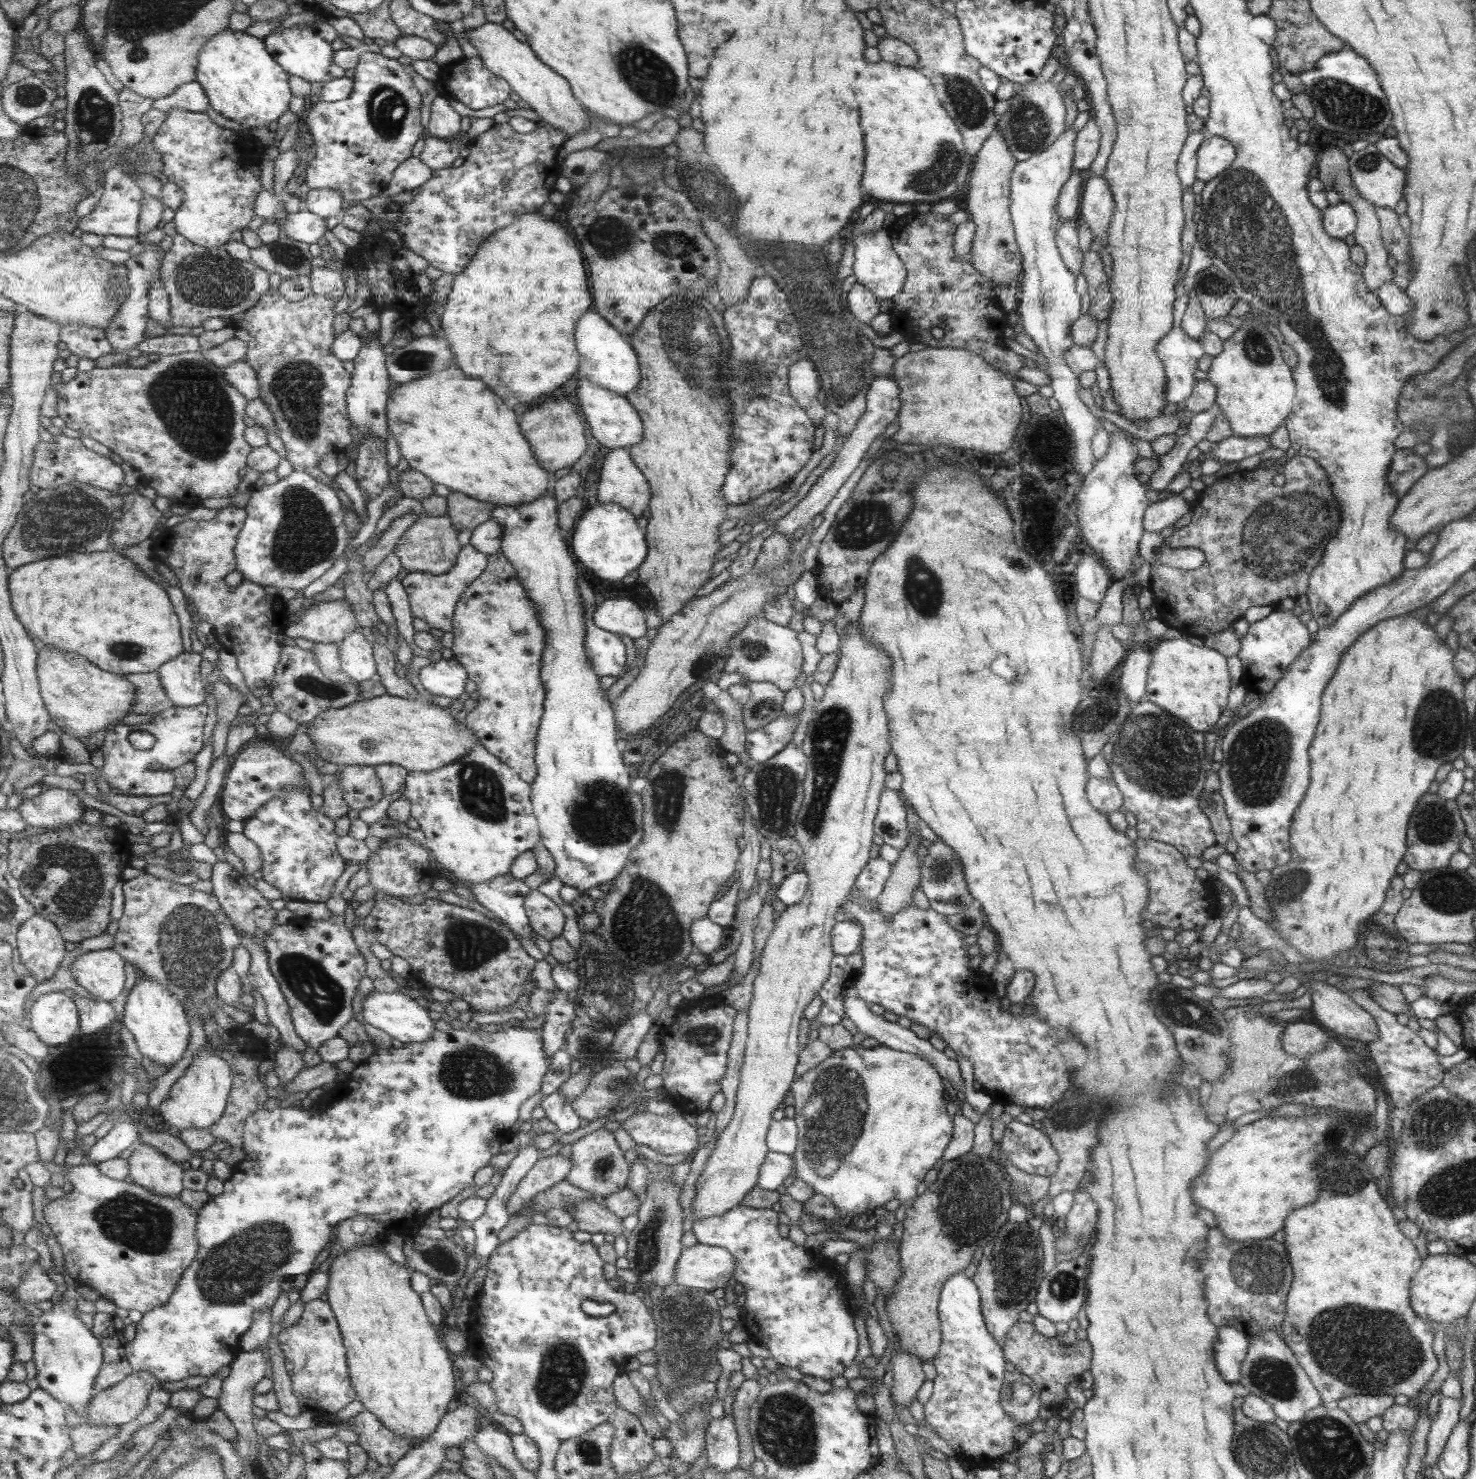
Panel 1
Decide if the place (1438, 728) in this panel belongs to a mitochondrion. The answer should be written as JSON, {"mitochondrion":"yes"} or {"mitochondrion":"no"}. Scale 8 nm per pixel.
{"mitochondrion":"yes"}

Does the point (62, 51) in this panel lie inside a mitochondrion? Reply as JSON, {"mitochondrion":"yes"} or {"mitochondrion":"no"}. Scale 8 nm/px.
{"mitochondrion":"no"}

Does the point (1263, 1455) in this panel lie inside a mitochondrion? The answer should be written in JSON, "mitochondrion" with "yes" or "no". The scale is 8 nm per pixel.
{"mitochondrion":"yes"}

